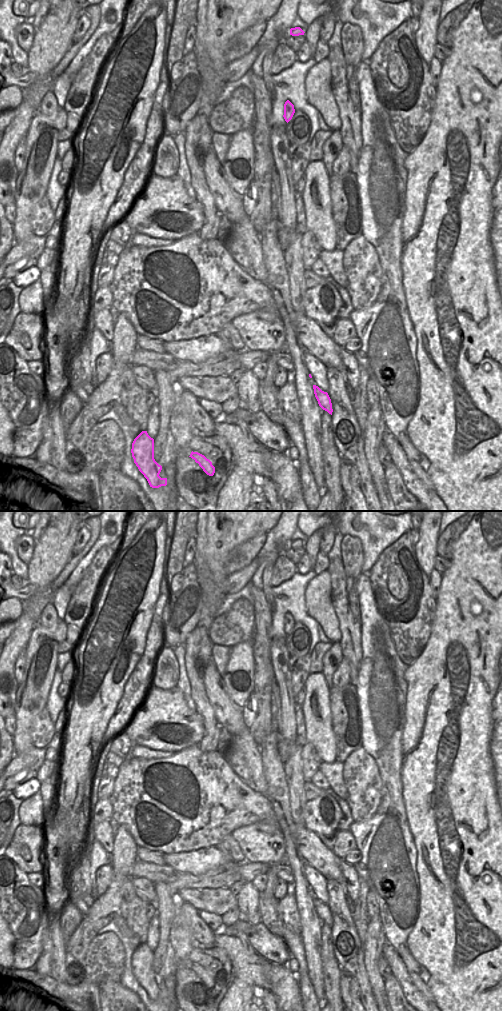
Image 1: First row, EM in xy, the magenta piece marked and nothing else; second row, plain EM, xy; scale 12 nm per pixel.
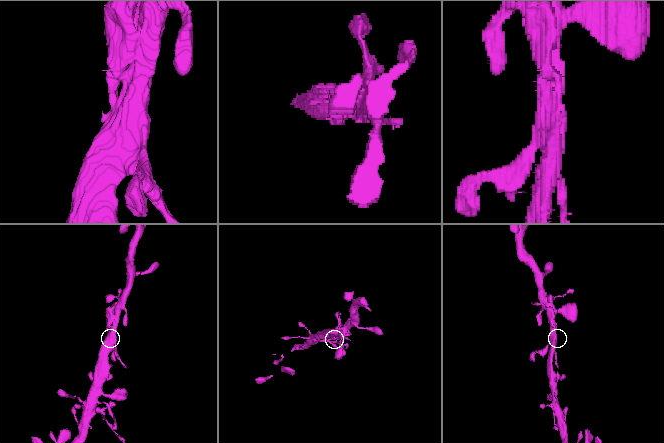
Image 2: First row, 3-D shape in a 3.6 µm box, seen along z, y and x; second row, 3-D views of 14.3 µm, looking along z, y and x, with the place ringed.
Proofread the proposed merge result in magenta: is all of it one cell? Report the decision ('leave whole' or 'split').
leave whole

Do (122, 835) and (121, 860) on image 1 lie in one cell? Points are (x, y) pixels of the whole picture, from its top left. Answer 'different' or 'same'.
same

